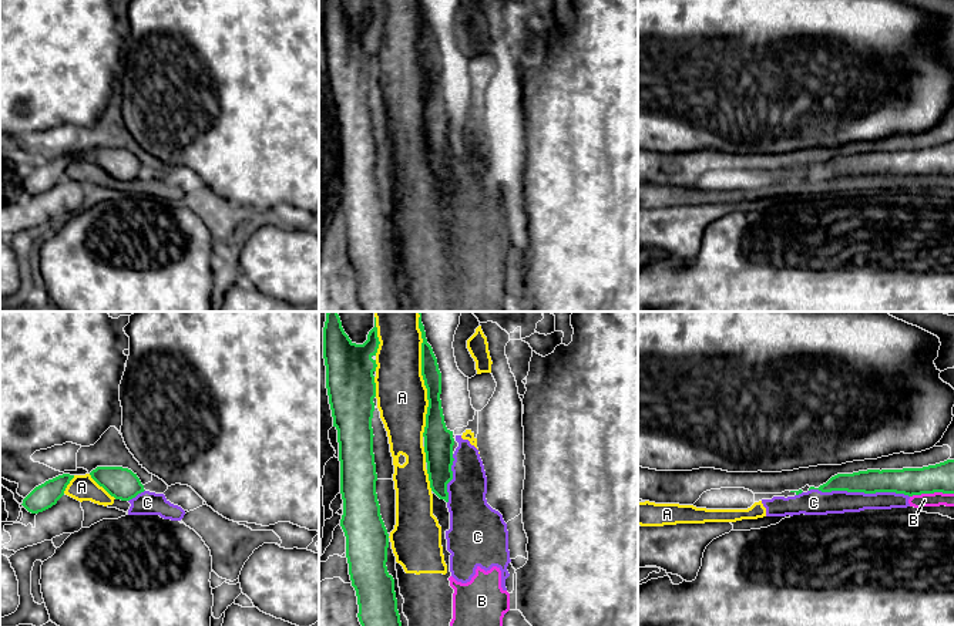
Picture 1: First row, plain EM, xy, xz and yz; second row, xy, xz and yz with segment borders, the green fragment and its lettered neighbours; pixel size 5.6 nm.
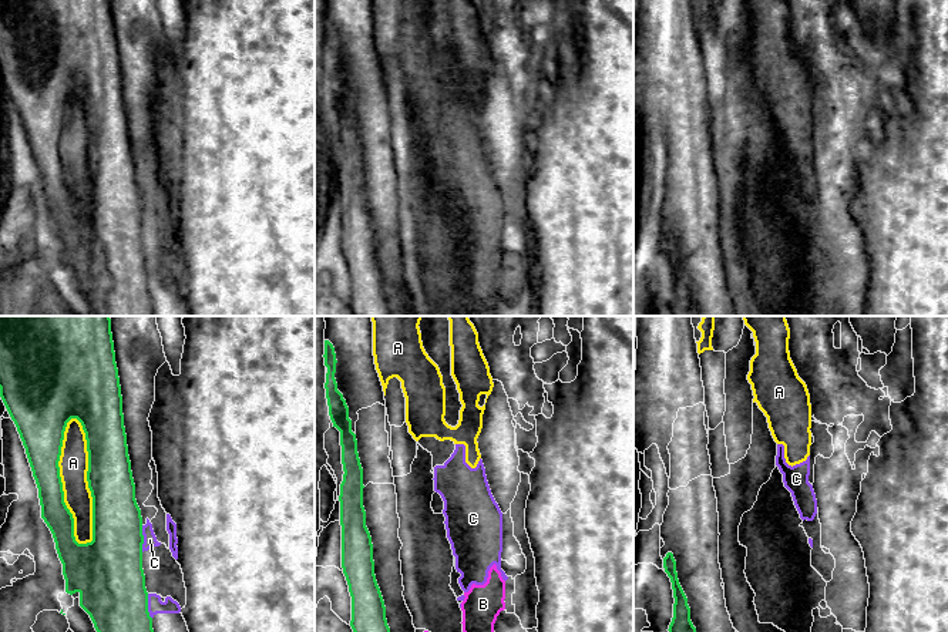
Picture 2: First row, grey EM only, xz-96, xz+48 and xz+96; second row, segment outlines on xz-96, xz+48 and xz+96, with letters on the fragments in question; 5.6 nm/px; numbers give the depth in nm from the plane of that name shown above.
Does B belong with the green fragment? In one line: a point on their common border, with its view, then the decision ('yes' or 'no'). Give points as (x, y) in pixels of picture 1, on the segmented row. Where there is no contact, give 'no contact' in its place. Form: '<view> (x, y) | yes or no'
yz (931, 492) | no

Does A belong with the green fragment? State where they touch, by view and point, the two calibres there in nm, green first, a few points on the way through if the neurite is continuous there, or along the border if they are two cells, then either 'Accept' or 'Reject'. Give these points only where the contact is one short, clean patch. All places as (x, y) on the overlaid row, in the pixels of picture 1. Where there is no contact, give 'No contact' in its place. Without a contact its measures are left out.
Touches green at xz (422, 374). Thickness 110 nm (green) against 280 nm. Reject

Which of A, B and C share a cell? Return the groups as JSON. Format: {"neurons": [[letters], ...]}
{"neurons": [["A", "B", "C"]]}

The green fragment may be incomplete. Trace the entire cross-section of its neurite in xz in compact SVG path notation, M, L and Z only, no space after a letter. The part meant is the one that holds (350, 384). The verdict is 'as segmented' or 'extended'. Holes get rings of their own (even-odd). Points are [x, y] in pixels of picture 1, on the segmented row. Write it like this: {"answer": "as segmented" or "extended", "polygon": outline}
{"answer": "as segmented", "polygon": "M327 312L323 327L323 359L326 366L326 388L333 417L333 427L337 430L339 461L340 461L340 494L343 499L343 515L340 526L346 536L346 558L349 563L349 575L352 586L356 590L359 605L359 622L362 626L402 626L397 610L397 599L394 592L394 579L387 572L387 548L389 534L380 515L380 505L376 494L376 464L373 454L373 428L372 418L374 411L373 398L376 397L376 383L373 373L376 371L376 356L379 349L379 337L374 317L374 327L369 331L363 344L353 343L342 327L337 312Z"}

